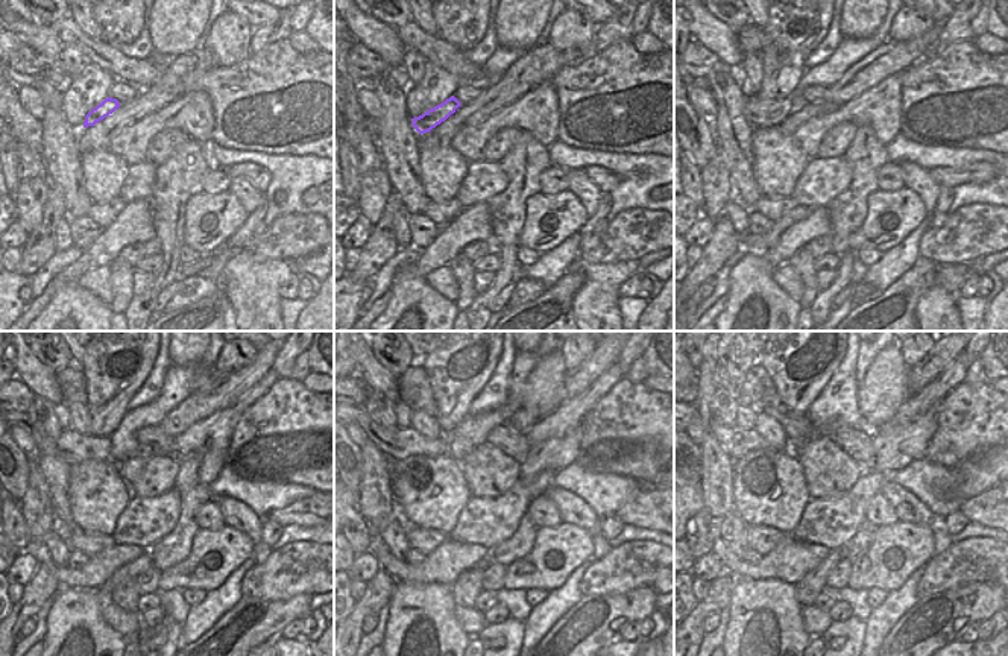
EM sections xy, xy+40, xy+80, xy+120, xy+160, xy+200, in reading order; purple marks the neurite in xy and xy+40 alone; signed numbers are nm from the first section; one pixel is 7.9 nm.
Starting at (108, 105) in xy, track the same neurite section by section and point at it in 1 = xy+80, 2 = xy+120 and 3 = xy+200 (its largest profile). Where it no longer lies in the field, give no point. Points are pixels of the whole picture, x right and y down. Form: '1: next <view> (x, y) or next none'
1: next xy+80 (761, 113)
2: next xy+120 (72, 447)
3: next xy+200 (733, 441)

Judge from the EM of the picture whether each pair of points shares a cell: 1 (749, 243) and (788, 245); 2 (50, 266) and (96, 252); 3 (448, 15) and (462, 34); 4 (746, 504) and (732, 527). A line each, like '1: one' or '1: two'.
1: two
2: two
3: one
4: two

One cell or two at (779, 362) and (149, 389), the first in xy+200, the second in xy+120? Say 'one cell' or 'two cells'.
two cells

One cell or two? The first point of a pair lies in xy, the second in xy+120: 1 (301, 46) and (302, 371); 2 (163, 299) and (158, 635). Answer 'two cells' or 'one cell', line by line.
1: two cells
2: one cell

